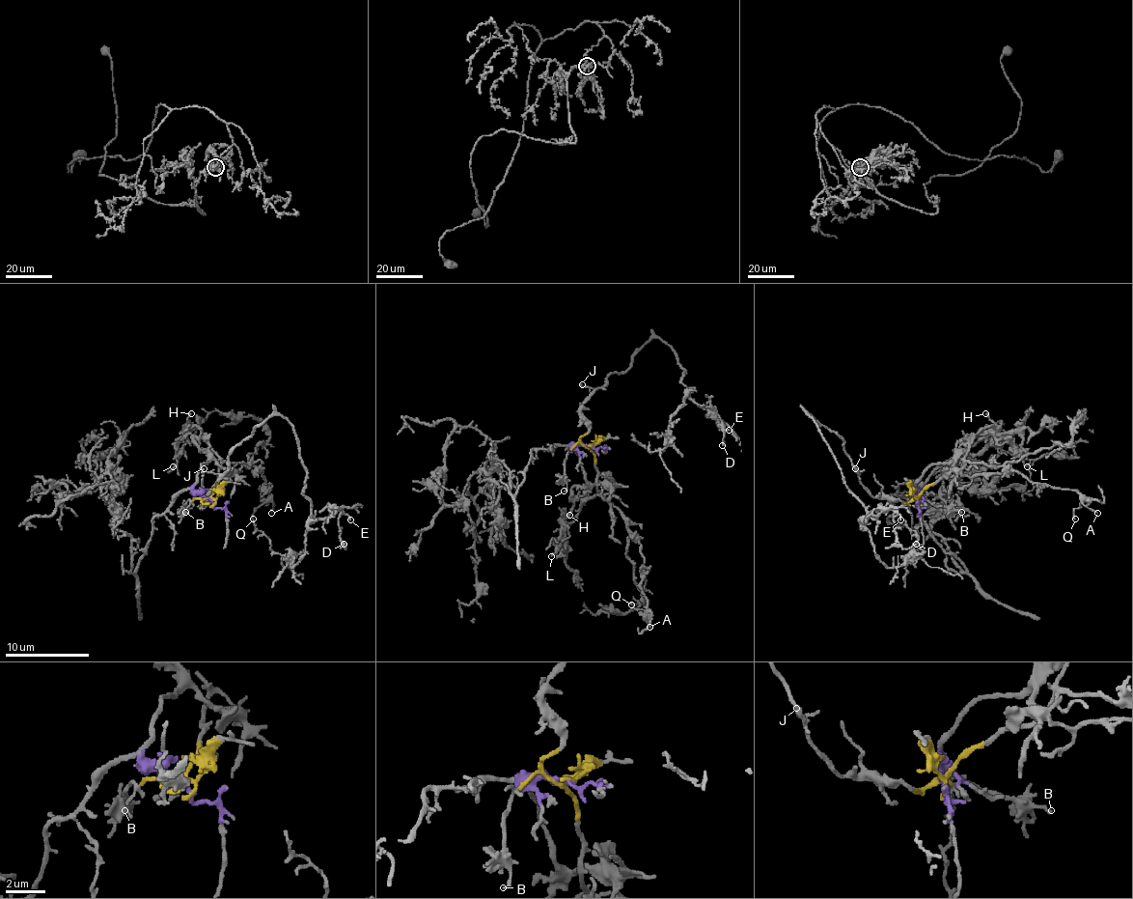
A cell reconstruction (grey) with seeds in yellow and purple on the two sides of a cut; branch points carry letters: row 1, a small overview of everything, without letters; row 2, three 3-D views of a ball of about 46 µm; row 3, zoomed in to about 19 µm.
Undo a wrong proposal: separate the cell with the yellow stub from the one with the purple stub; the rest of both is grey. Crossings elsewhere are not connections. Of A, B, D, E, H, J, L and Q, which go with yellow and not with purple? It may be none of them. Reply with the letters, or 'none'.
A, B, D, E, H, J, L, Q

